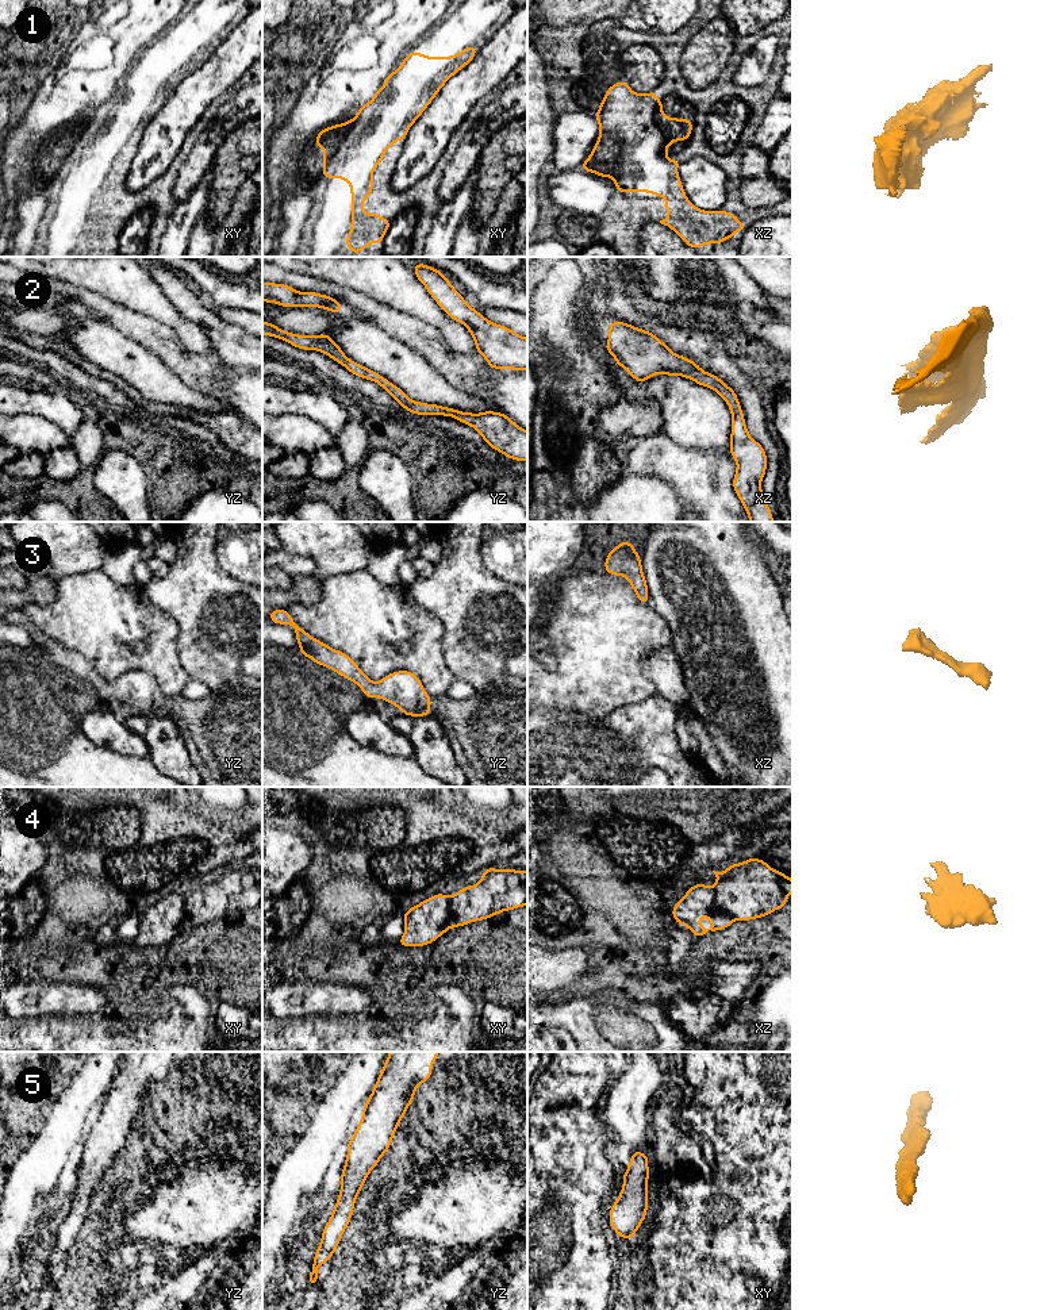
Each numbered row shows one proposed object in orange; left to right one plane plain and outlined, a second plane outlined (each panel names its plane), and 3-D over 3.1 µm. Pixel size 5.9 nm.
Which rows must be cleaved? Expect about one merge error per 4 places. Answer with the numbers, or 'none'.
4

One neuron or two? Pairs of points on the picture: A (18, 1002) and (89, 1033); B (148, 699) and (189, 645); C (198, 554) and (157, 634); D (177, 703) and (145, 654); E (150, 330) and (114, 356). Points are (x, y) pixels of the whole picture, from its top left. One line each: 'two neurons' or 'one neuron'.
A: two neurons
B: two neurons
C: two neurons
D: two neurons
E: two neurons

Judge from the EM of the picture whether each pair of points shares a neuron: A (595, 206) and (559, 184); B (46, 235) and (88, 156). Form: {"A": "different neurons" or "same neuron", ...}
{"A": "same neuron", "B": "same neuron"}

